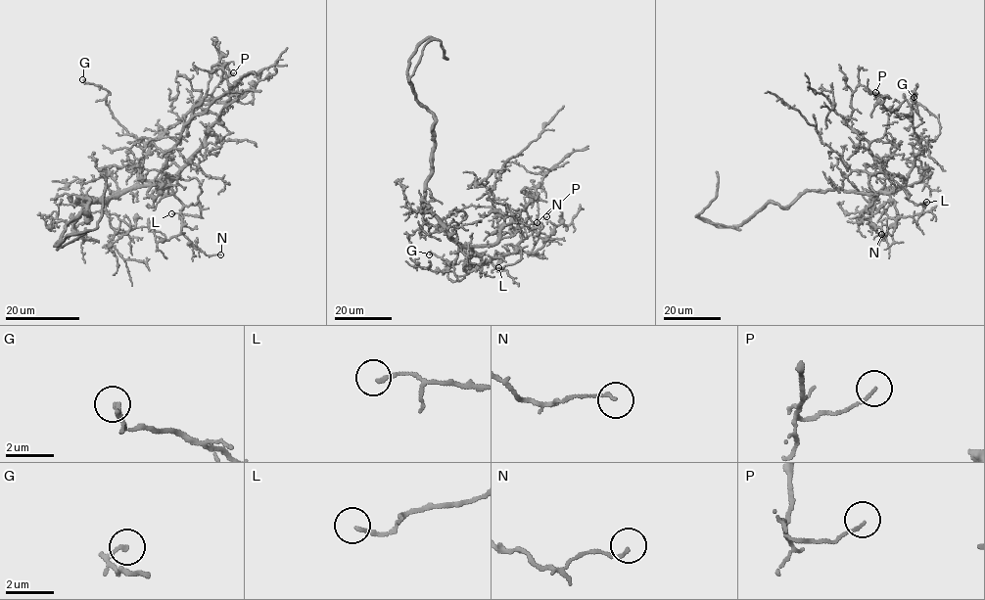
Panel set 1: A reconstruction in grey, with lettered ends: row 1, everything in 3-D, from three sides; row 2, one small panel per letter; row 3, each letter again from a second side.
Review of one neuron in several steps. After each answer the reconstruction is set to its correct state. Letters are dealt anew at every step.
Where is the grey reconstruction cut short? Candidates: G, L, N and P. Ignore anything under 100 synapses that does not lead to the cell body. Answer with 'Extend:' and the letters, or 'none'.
Extend: none

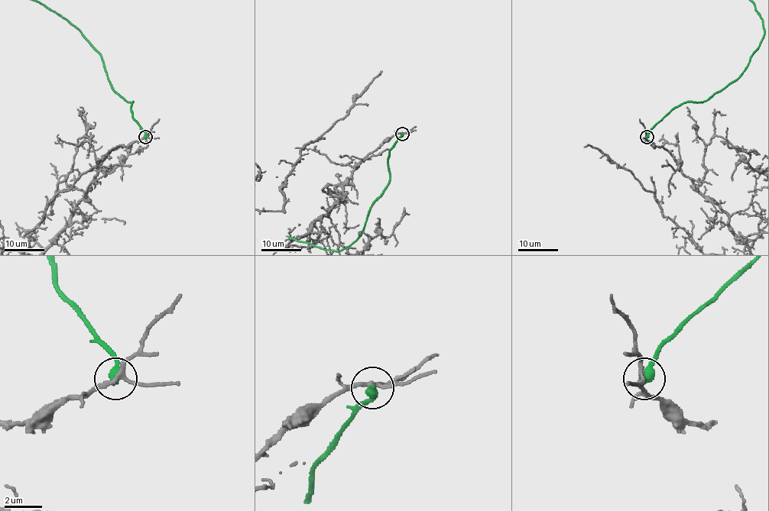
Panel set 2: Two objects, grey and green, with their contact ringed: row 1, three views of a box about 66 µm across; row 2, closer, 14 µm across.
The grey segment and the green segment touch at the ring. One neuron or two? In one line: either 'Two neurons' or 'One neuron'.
Two neurons

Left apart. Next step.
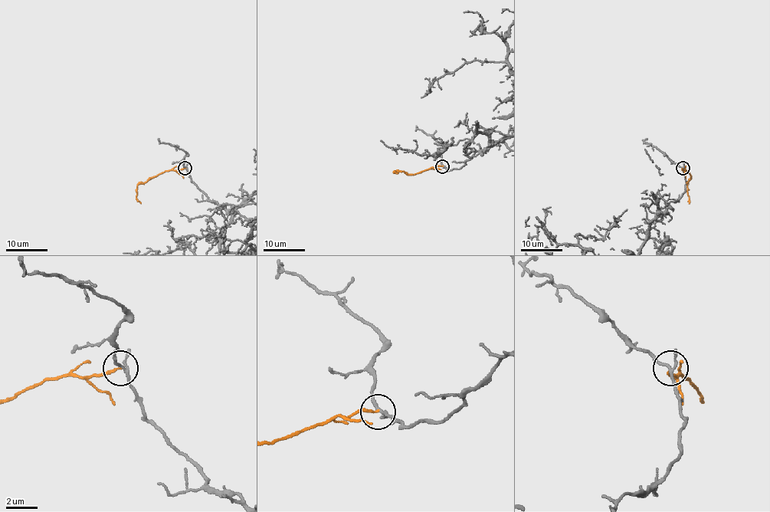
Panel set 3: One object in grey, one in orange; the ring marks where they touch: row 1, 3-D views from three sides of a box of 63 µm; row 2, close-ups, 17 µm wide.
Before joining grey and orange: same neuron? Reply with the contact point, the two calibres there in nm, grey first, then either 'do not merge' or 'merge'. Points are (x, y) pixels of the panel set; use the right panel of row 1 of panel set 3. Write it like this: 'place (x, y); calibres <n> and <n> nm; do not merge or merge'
place (683, 168); calibres 160 and 140 nm; do not merge

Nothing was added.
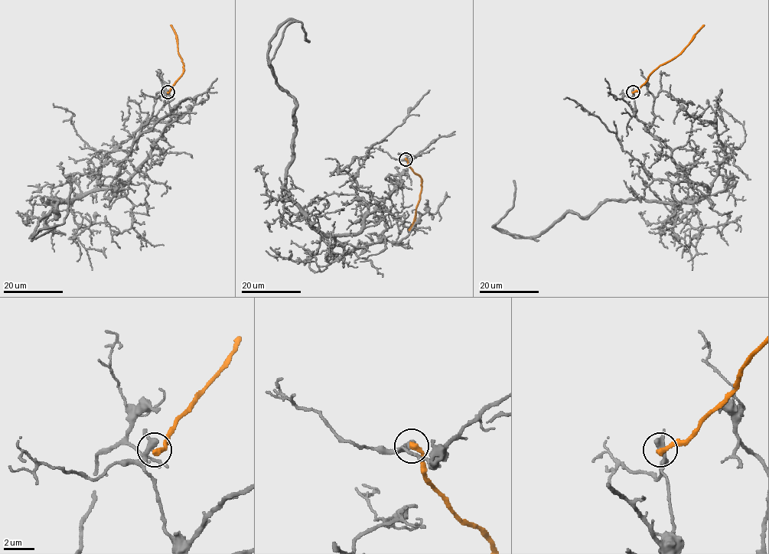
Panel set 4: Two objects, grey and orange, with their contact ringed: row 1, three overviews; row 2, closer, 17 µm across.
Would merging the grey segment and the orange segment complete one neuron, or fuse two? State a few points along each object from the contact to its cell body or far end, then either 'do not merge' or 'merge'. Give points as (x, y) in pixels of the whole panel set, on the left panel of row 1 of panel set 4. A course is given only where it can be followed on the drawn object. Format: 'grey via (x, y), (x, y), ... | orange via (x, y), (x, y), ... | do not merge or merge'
grey via (167, 92), (171, 118), (135, 174), (50, 199), (57, 216), (46, 213), (30, 238), (63, 223), (66, 180) | orange via (167, 92), (183, 73), (176, 34), (171, 24) | do not merge

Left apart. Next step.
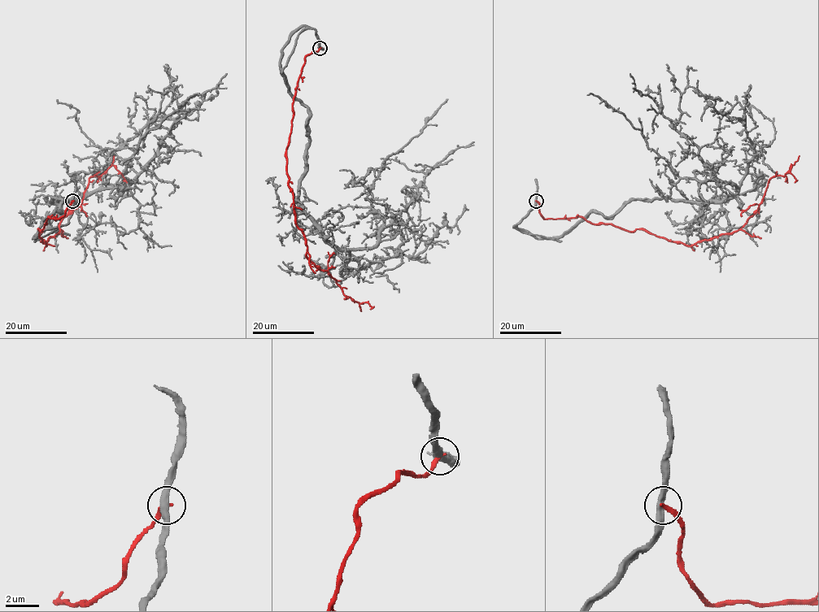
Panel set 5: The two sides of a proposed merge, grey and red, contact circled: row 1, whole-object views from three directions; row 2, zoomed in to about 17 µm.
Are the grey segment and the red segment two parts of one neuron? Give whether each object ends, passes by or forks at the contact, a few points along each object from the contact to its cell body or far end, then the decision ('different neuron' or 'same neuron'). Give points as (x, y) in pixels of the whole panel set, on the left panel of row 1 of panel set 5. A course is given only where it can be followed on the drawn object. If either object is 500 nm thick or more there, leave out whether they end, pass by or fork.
grey passes by; red ends; course grey (72, 201), (66, 225), (33, 237), (62, 217), (54, 198), (136, 180), (123, 175), (139, 142), (200, 95); course red (72, 201), (58, 219), (49, 216), (39, 229), (46, 245), (80, 204), (89, 177), (112, 165), (123, 180); different neuron

